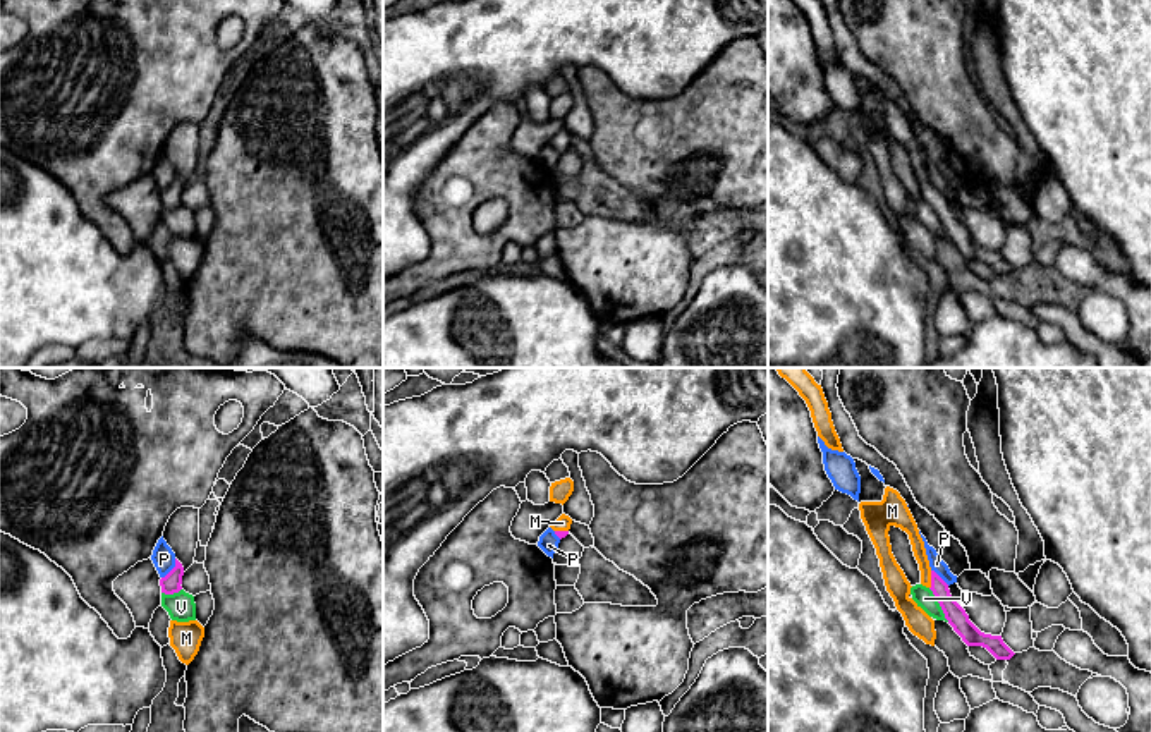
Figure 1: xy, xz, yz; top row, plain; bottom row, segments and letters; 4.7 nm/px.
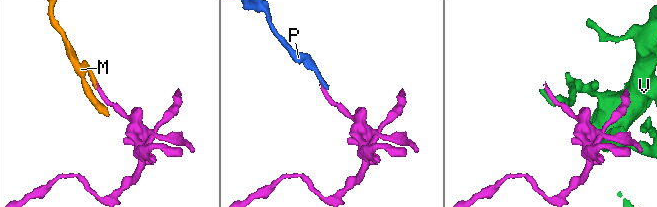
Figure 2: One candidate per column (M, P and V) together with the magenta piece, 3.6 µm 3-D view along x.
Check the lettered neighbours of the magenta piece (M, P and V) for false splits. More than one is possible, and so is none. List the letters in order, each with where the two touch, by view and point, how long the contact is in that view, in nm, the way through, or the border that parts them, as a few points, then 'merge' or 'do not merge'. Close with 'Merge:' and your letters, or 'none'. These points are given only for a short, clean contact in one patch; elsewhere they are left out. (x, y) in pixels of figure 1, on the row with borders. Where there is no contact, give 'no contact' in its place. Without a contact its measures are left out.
M: yz (931, 579) | 90 nm | merge
P: xy (172, 569) | 120 nm | along xy (176, 559), (176, 564), (162, 578) | do not merge
V: yz (940, 605) | 190 nm | along yz (928, 588), (949, 621) | do not merge
Merge: M

